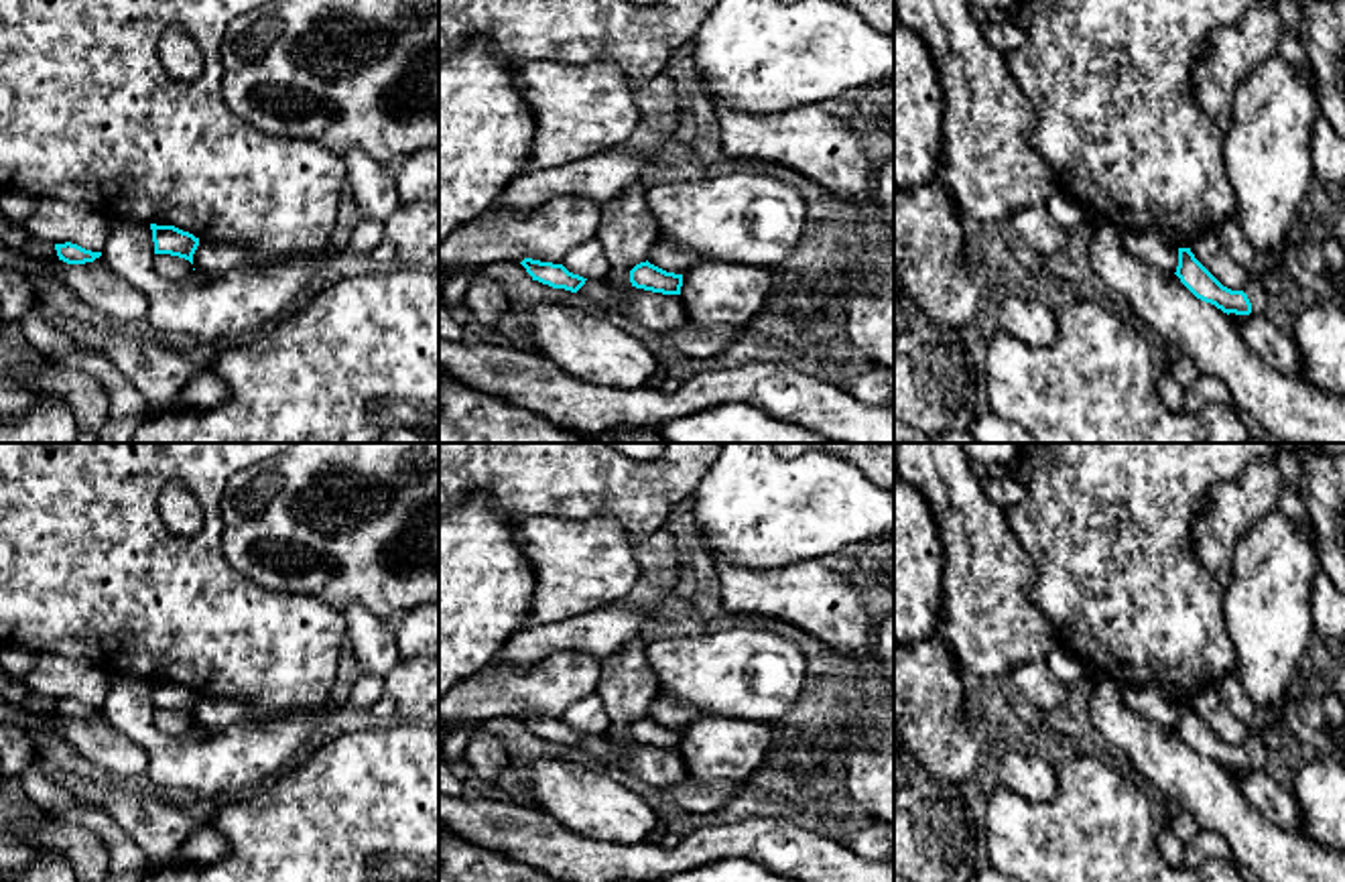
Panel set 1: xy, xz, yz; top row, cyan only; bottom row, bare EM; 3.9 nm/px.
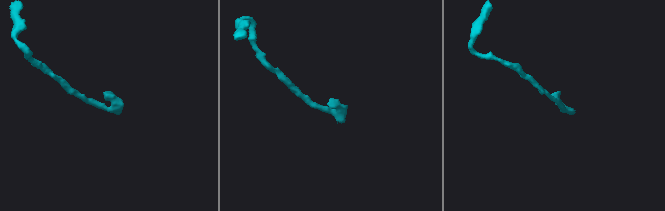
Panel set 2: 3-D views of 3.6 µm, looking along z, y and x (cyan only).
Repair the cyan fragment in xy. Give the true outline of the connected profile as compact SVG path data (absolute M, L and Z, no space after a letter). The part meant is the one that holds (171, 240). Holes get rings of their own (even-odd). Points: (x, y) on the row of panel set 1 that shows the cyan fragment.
M150 224L150 230L152 230L154 254L179 256L193 264L193 254L199 246L199 238L175 226Z

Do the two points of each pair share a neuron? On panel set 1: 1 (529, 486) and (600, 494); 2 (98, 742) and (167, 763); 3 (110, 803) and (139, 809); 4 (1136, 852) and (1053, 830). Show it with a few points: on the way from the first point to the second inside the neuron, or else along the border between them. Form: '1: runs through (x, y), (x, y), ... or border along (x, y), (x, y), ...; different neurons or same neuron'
1: runs through (547, 486), (582, 486); same neuron
2: border along (112, 724), (145, 752), (147, 775); different neurons
3: runs through (116, 803), (133, 809); same neuron
4: runs through (1116, 852), (1073, 850); same neuron

